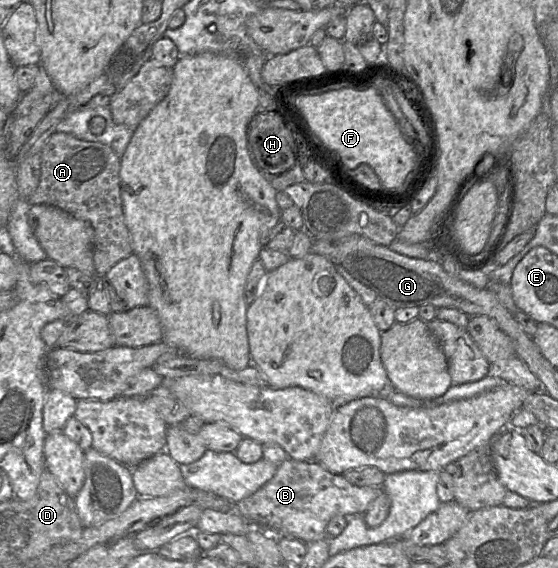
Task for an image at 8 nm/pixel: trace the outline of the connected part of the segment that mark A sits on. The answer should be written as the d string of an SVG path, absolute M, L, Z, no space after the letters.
M56 132L41 151L40 183L27 200L30 205L57 207L91 224L94 230L96 275L105 276L119 261L133 254L121 199L120 167L121 157L110 146Z

